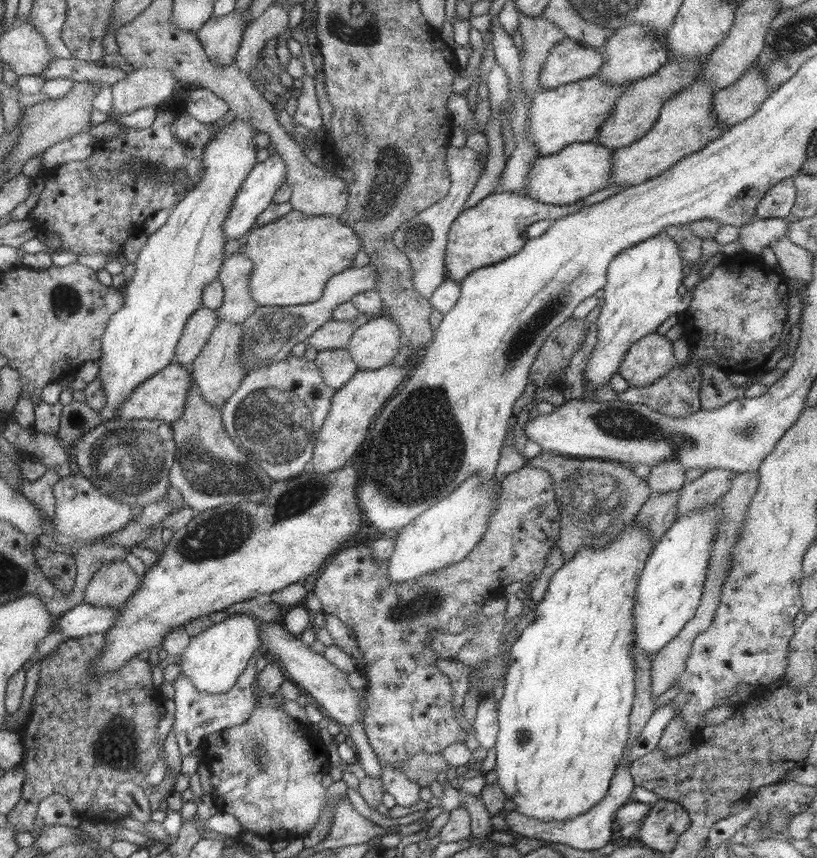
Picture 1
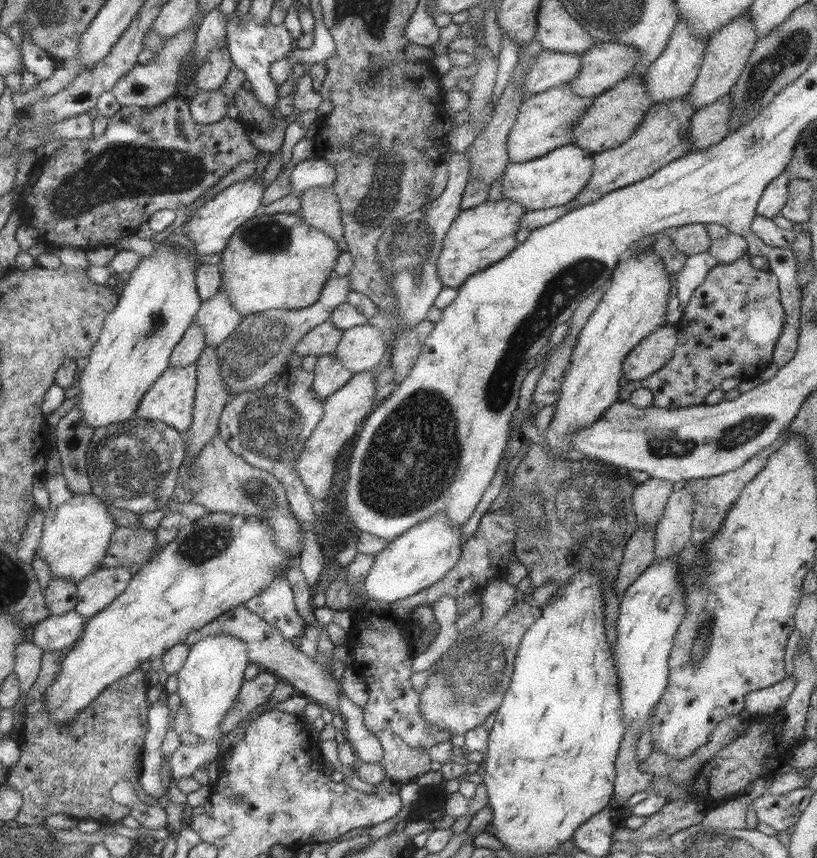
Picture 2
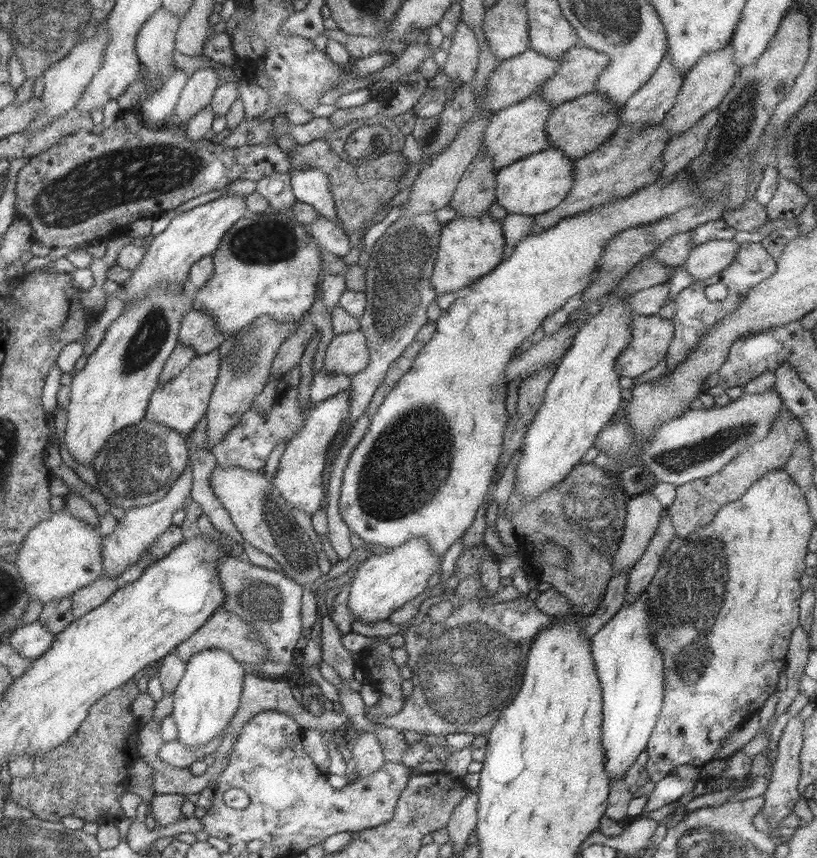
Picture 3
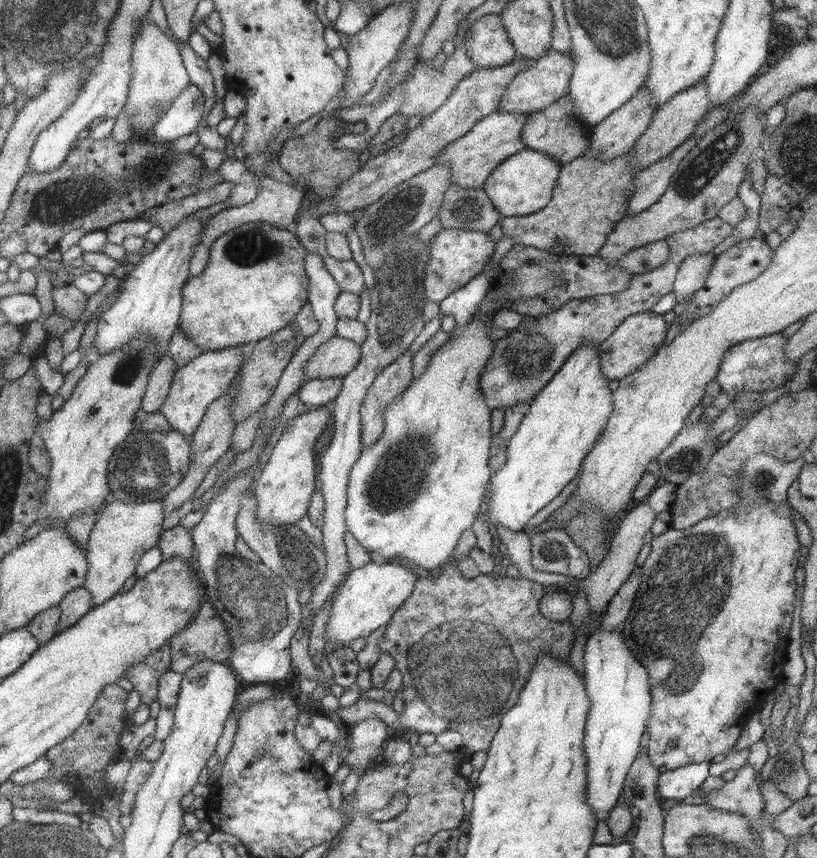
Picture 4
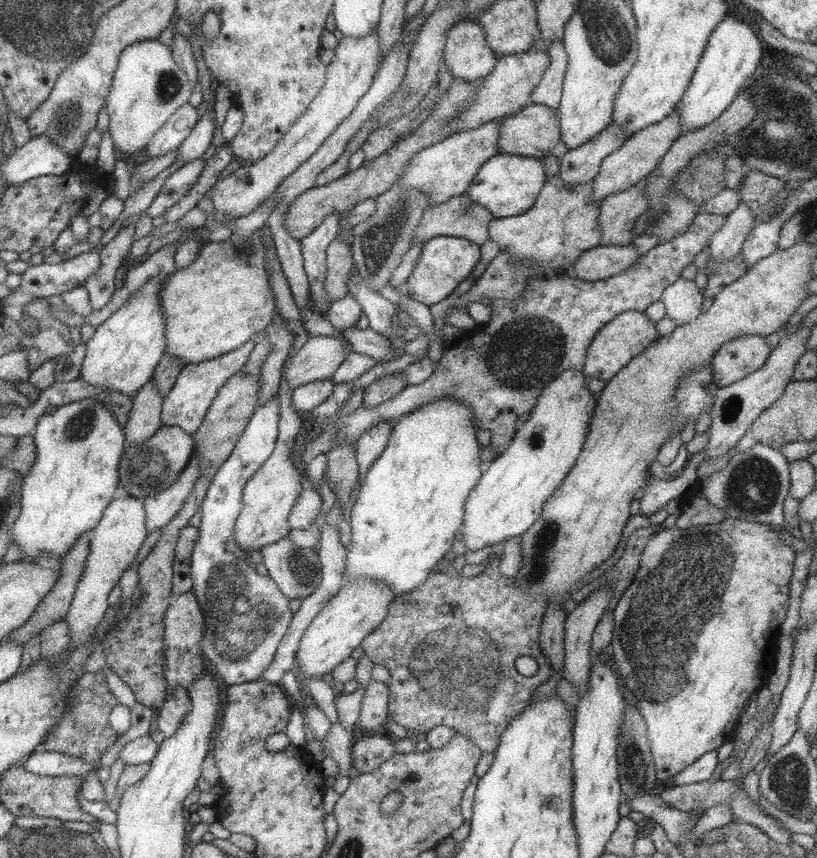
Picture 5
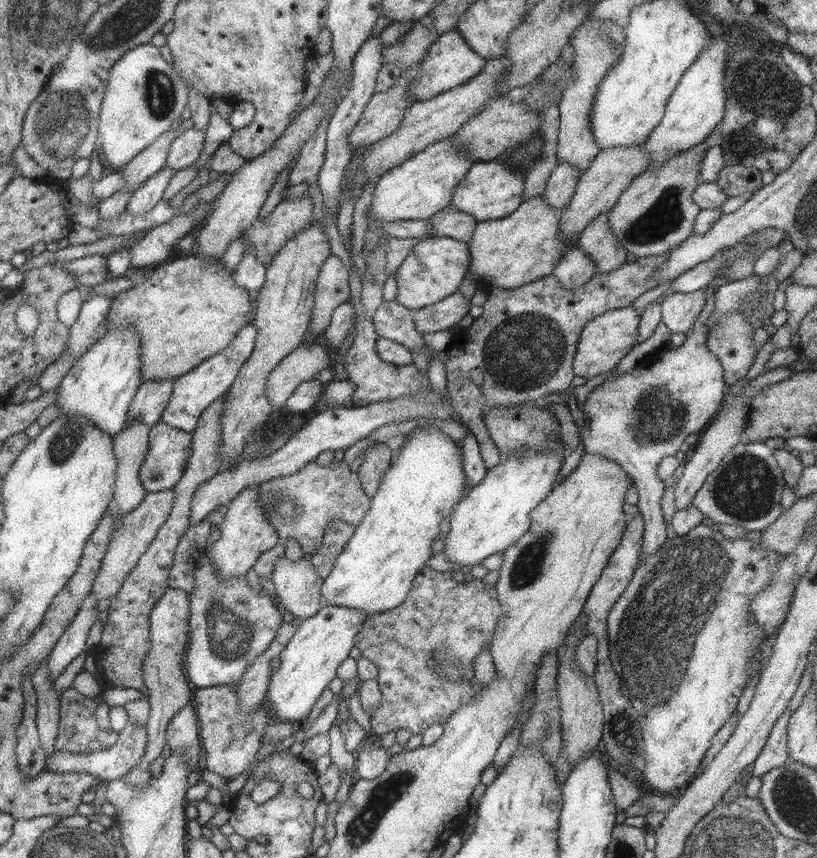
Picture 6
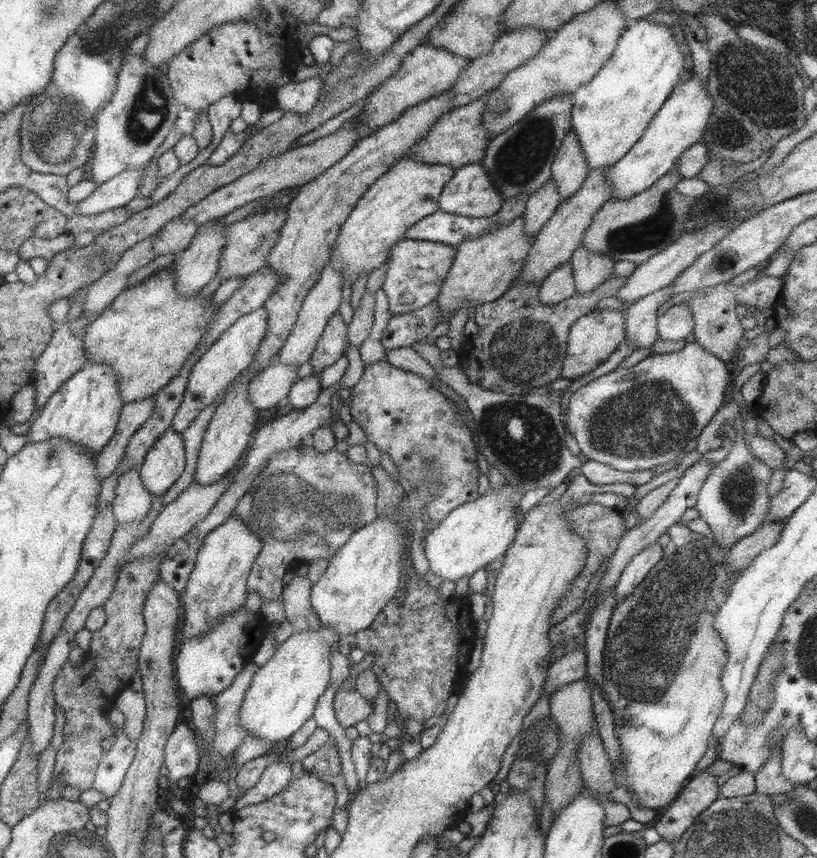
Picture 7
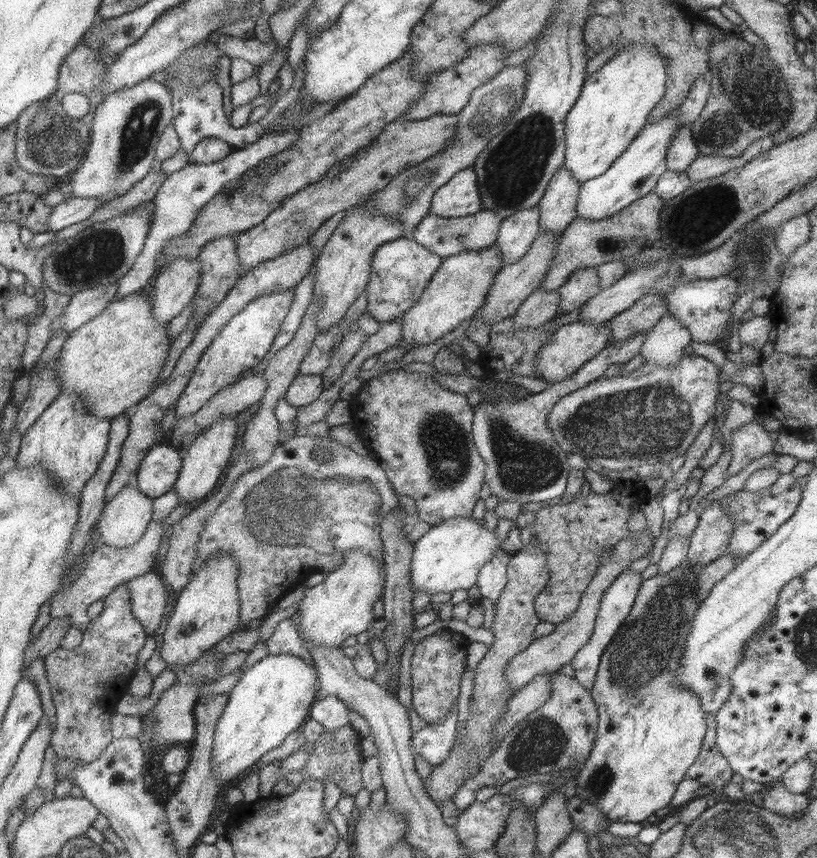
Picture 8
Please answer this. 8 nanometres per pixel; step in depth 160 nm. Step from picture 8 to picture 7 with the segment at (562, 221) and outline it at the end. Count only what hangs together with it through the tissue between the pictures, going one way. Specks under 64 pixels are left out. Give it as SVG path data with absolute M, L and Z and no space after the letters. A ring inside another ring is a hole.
M569 128L562 136L561 146L550 166L550 178L557 187L560 202L571 196L584 183L588 169L584 152L573 129Z

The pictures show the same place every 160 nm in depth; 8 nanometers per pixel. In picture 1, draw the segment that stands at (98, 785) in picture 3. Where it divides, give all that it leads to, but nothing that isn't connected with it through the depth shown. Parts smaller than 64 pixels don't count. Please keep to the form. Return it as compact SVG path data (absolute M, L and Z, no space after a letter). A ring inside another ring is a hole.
M102 632L88 634L79 638L63 640L58 644L53 656L45 656L40 663L38 681L32 696L31 713L21 730L23 756L21 768L25 772L25 783L19 802L5 819L15 831L29 832L33 827L36 808L39 802L51 795L60 794L68 799L75 812L92 817L98 827L121 820L128 815L123 802L115 800L115 789L121 782L131 781L138 785L149 800L151 813L164 806L164 800L174 791L174 781L166 772L165 778L155 787L145 783L149 767L157 759L164 761L162 744L157 744L158 706L164 700L158 688L151 683L151 668L146 660L129 657L118 669L103 676L90 679L88 668L98 658L106 645L106 636Z

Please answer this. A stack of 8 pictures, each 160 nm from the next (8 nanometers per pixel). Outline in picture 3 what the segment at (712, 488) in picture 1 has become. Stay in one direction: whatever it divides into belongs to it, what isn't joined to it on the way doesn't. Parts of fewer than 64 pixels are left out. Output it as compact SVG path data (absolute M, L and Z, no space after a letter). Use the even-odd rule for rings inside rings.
M667 510L666 515L660 518L657 531L645 547L643 554L630 568L624 605L632 603L635 598L644 592L647 585L653 580L659 564L662 563L662 554L675 538L675 530L673 530L671 524L671 513Z

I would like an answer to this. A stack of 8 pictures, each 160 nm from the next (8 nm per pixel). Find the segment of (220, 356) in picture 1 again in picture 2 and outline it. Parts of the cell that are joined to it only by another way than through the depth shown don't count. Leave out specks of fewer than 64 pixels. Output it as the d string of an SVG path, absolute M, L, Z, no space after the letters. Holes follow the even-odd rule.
M205 345L201 354L194 362L196 366L196 390L194 393L194 404L192 411L192 421L185 430L185 444L187 448L187 457L194 459L200 446L203 446L218 430L218 420L221 410L227 402L227 388L220 377L219 359L216 355L216 347Z

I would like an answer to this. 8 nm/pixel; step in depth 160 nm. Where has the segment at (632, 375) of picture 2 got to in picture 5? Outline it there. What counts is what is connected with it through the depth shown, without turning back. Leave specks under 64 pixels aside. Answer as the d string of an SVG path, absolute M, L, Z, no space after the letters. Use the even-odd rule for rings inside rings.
M627 310L620 312L613 320L603 325L586 350L582 373L590 379L597 378L607 381L613 378L620 368L623 368L634 356L638 356L657 338L656 324L653 324L643 311Z

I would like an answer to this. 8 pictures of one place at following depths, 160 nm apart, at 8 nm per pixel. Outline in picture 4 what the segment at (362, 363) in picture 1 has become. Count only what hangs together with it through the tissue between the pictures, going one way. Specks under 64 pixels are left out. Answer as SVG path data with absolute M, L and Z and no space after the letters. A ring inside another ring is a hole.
M333 336L320 344L311 355L304 370L304 380L314 378L344 377L360 359L360 346Z

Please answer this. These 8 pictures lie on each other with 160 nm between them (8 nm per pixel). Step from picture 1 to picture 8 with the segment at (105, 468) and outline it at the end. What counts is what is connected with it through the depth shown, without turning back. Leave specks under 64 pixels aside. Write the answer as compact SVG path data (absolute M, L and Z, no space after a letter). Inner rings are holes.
M155 443L144 454L135 474L139 492L149 498L157 498L170 490L177 480L182 458L173 443Z

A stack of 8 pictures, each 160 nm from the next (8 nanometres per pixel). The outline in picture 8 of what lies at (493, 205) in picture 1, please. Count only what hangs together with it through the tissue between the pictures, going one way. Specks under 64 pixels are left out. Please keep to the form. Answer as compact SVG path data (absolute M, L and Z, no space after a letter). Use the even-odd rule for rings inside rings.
M401 236L383 243L371 258L371 273L364 290L367 292L365 310L369 316L379 324L401 317L403 312L411 308L413 303L417 303L417 299L423 295L425 285L437 272L441 260L441 257L435 256L412 238Z

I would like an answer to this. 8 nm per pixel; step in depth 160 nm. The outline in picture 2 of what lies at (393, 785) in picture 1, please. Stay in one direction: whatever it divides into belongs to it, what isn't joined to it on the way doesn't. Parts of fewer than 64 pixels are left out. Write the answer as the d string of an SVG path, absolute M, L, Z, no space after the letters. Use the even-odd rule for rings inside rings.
M340 694L337 714L343 719L343 734L359 763L381 765L382 748L377 737L363 724L362 709Z

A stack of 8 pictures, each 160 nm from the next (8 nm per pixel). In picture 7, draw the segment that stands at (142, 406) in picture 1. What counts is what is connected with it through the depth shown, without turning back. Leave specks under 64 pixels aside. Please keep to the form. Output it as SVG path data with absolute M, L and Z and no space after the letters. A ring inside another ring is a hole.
M263 306L235 321L229 329L226 329L205 352L197 359L197 362L190 368L188 374L187 388L183 394L183 400L172 418L172 426L177 432L183 432L193 422L193 419L207 407L219 392L225 389L238 374L248 367L253 358L257 345L265 338L267 332L267 313Z

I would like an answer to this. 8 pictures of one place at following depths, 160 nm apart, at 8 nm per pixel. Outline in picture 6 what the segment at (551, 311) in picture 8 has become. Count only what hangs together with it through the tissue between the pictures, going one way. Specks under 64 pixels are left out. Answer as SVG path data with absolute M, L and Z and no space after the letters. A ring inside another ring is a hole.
M569 249L561 256L561 261L551 271L551 276L561 284L561 288L572 290L579 288L595 275L595 264L581 249Z

